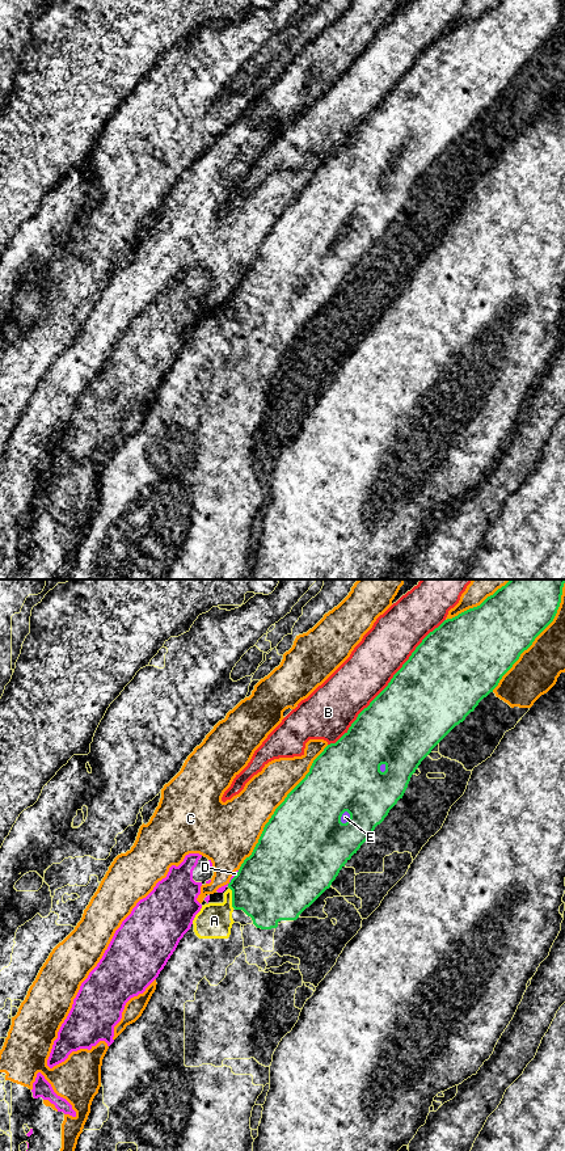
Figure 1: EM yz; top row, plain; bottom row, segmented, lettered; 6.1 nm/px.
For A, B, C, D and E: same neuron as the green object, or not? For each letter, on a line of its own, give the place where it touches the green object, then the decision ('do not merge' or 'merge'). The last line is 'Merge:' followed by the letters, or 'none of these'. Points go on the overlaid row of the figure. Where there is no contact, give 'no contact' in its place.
A: contact yz (232, 898); merge
B: contact yz (388, 683); do not merge
C: contact yz (277, 808); do not merge
D: contact yz (232, 878); do not merge
E: contact yz (341, 816); do not merge
Merge: A

